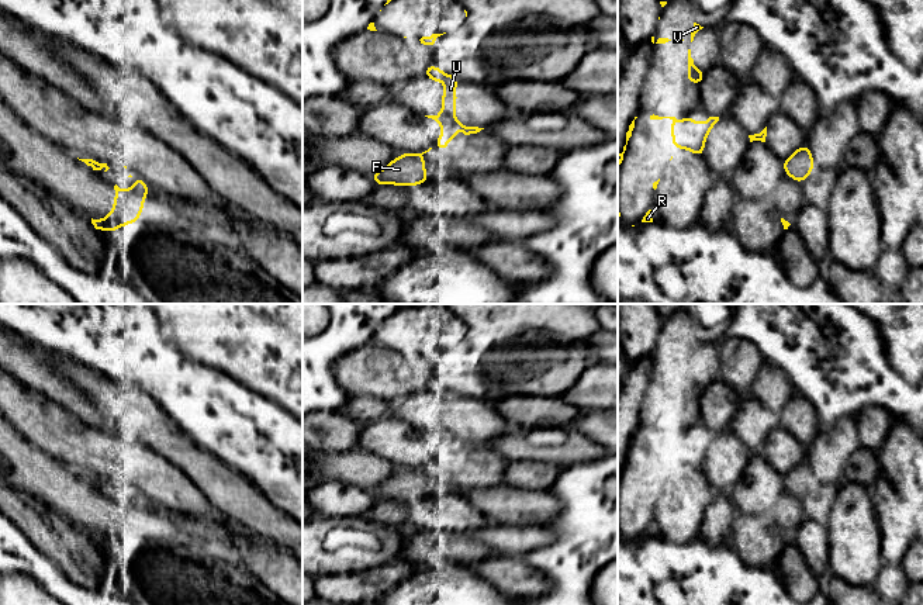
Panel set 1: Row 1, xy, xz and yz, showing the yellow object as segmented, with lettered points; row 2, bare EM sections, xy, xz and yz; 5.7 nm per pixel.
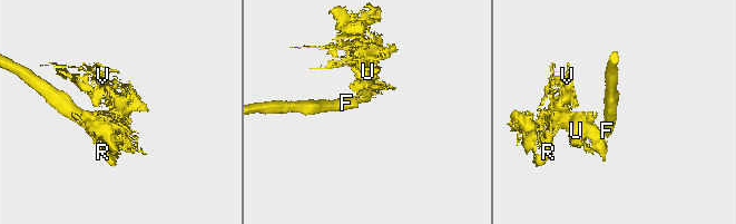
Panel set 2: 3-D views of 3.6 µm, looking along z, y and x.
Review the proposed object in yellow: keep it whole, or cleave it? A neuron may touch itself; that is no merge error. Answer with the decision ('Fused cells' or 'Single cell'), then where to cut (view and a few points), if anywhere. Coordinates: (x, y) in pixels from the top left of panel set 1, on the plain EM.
Fused cells. Split along xz (414, 469), (421, 472)

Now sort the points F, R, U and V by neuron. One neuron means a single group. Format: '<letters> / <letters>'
F / R U V

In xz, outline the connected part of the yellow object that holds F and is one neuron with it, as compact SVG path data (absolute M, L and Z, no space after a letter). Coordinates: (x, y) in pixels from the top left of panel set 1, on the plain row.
M402 469L400 473L390 477L384 484L371 490L377 501L398 499L414 501L428 497L425 488L425 474L415 469Z

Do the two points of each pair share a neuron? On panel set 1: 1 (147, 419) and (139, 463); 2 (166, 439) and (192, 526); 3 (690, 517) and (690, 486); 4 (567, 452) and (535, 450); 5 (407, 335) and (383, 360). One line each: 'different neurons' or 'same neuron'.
1: different neurons
2: different neurons
3: same neuron
4: same neuron
5: different neurons

